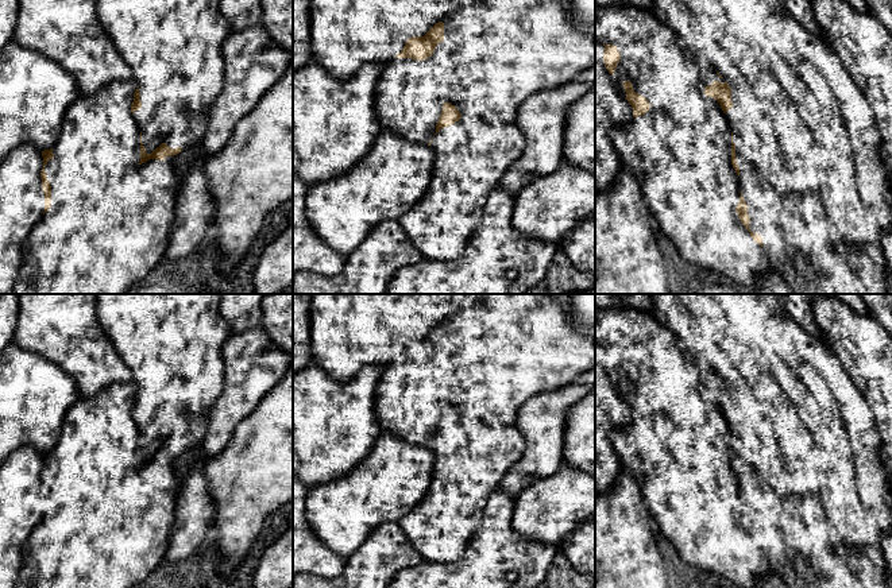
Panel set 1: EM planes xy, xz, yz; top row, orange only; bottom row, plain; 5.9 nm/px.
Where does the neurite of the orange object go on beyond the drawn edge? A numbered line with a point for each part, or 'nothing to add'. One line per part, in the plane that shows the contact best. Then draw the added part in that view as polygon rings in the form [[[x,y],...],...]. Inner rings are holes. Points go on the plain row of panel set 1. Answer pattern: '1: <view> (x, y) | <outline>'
1: xy (109, 525) | [[[132,380],[112,384],[96,395],[81,396],[67,410],[63,418],[59,440],[53,449],[54,460],[45,468],[51,488],[51,508],[34,527],[26,542],[20,588],[139,588],[150,573],[163,561],[175,521],[178,494],[174,490],[177,476],[174,461],[178,456],[174,459],[166,459],[165,463],[150,461],[146,465],[139,465],[140,430],[131,414],[136,391],[138,386]]]

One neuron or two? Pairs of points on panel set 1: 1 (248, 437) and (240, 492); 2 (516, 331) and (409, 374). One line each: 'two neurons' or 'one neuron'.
1: one neuron
2: one neuron

